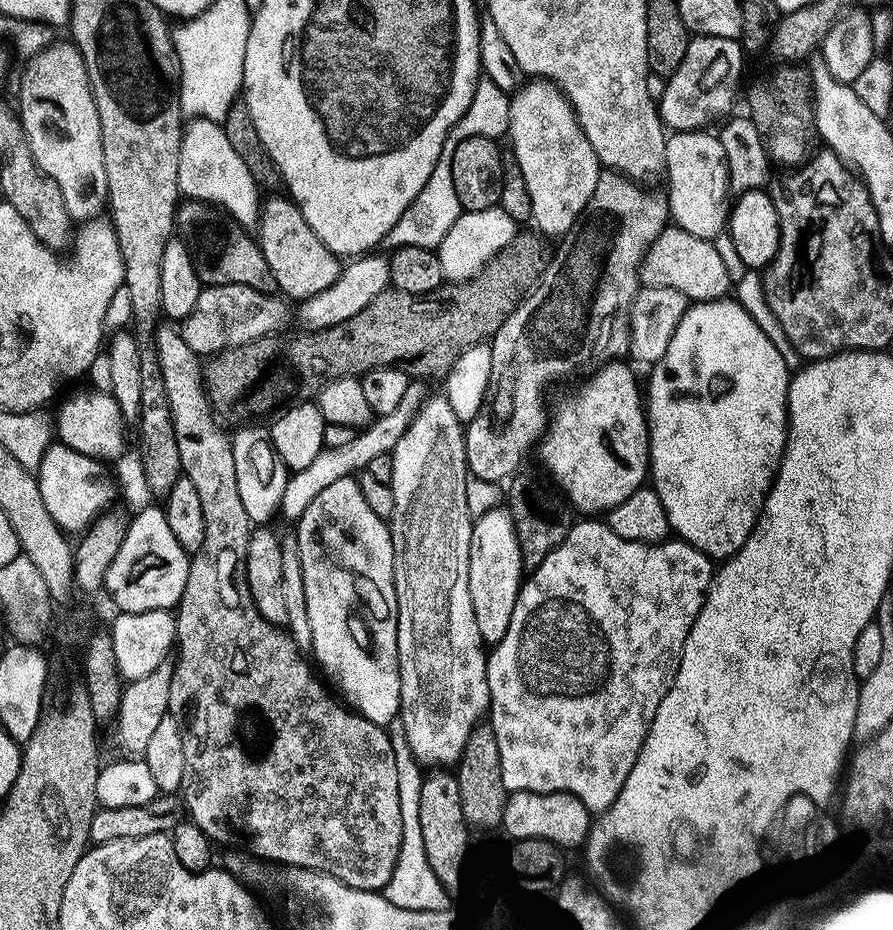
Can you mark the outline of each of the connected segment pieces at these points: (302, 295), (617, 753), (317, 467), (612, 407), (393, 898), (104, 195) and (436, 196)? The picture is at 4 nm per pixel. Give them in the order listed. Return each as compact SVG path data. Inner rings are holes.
M272 194L263 201L258 221L258 243L270 270L274 270L277 289L289 301L303 302L314 294L322 294L340 277L341 261L310 230L306 218L287 195ZM292 299L292 300L291 300Z
M584 518L573 523L572 529L560 544L555 544L548 552L539 557L532 577L525 579L520 585L520 593L516 596L514 614L510 614L510 626L506 630L506 638L498 642L487 653L488 657L488 693L492 699L490 705L490 727L498 742L498 758L502 770L502 782L509 793L514 792L572 792L593 813L599 814L612 804L614 798L622 790L628 777L628 771L644 745L648 727L652 724L654 714L664 697L666 685L670 680L670 665L674 657L684 645L692 623L700 613L704 604L704 594L708 590L714 575L714 564L709 557L698 551L692 544L668 544L657 542L647 544L638 540L618 538L607 523L596 518Z
M412 380L409 381L406 388L405 397L398 404L398 409L390 414L375 417L372 422L357 433L353 441L347 445L324 448L319 452L318 456L310 462L310 466L304 467L302 470L295 472L287 479L284 494L281 498L279 513L292 520L299 521L306 507L314 500L331 483L351 477L364 469L368 464L372 463L380 456L387 457L391 455L393 449L396 448L398 442L401 441L402 435L409 428L410 422L413 421L417 414L417 410L424 404L427 399L425 381Z
M613 362L611 364L602 364L599 368L591 373L592 376L573 396L568 396L560 405L557 406L556 412L551 413L550 419L546 425L546 431L539 441L538 450L540 448L540 460L544 463L546 471L552 475L552 480L557 484L555 487L562 493L563 499L577 513L580 514L606 514L609 509L613 508L618 502L624 502L626 498L630 498L630 494L634 494L634 490L638 490L649 479L650 476L650 453L648 450L648 422L646 419L646 404L642 399L642 388L636 385L636 376L632 373L633 365L628 362Z
M393 727L388 732L390 742L394 746L394 758L398 762L398 802L402 810L402 846L394 872L388 880L386 895L394 906L402 906L406 910L438 910L449 907L449 889L438 882L434 870L430 870L430 862L426 862L424 847L420 841L420 827L418 826L418 798L422 794L424 776L420 772L421 765L412 753L409 737L404 737L400 728Z
M55 42L31 57L27 64L24 77L18 80L18 113L33 158L40 171L62 190L71 219L76 222L95 220L108 203L108 179L102 158L98 106L94 106L82 54L71 42Z
M482 78L477 82L474 98L466 114L462 114L462 118L458 118L458 122L449 130L442 154L434 170L430 170L430 178L426 178L426 186L418 190L414 202L406 206L402 218L398 218L398 222L394 222L392 229L384 235L383 243L389 244L389 249L395 250L402 246L439 249L442 238L450 234L450 226L458 222L462 211L458 202L458 193L454 190L454 170L452 169L452 159L454 150L458 150L458 142L475 136L485 136L495 141L499 141L500 136L507 137L511 109L512 102L509 93L504 92L502 86L496 86L492 80L487 78Z

